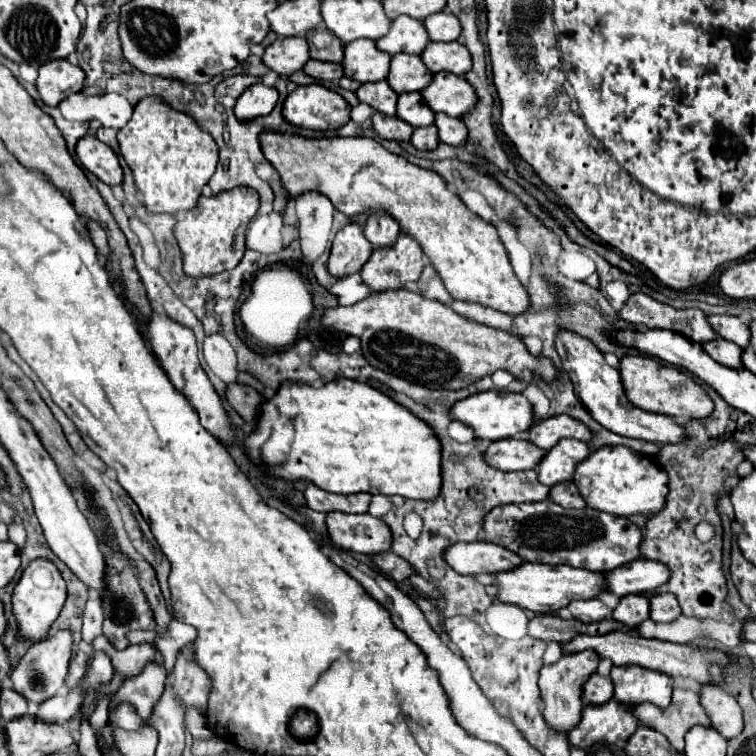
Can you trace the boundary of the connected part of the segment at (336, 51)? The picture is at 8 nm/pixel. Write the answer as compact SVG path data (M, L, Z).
M317 26L311 32L307 32L307 42L309 42L311 58L325 60L325 62L341 62L343 60L345 46L325 26Z

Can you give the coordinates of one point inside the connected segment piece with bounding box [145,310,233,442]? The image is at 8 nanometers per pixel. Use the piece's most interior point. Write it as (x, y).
(174, 345)

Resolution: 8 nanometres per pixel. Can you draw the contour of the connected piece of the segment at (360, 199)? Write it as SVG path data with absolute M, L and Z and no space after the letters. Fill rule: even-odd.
M263 130L259 142L265 158L279 172L287 194L299 196L301 192L317 190L347 216L379 208L395 216L401 230L413 234L421 244L455 300L475 302L513 316L529 310L529 294L513 272L495 226L473 214L457 194L447 190L445 180L435 172L391 154L365 136L305 138L291 132Z

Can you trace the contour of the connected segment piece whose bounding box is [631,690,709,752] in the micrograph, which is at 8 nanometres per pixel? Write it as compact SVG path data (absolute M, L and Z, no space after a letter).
M673 690L673 700L665 710L653 704L637 704L631 712L641 724L661 732L679 752L683 750L683 736L691 726L709 726L709 718L699 704L699 694L687 690Z

